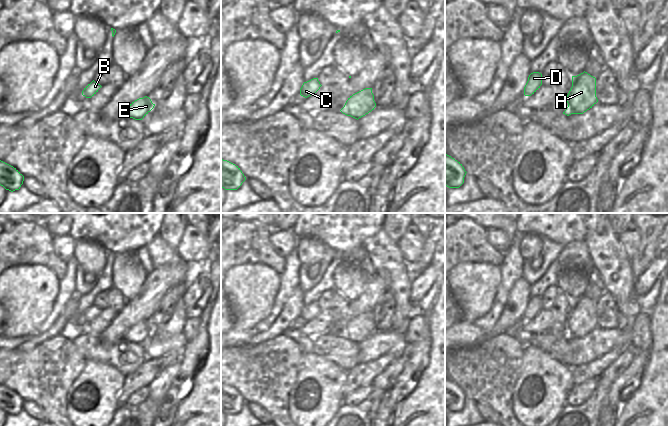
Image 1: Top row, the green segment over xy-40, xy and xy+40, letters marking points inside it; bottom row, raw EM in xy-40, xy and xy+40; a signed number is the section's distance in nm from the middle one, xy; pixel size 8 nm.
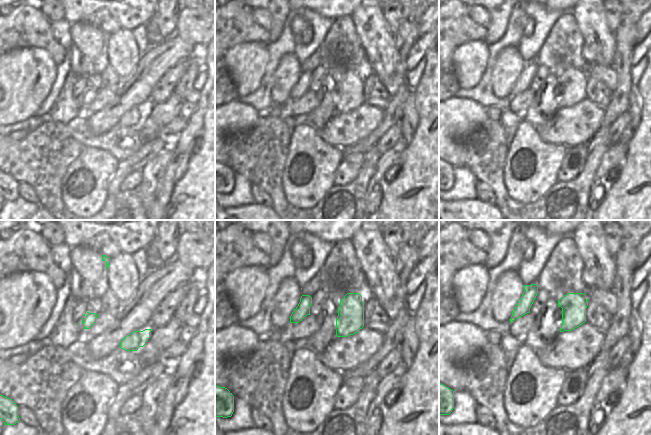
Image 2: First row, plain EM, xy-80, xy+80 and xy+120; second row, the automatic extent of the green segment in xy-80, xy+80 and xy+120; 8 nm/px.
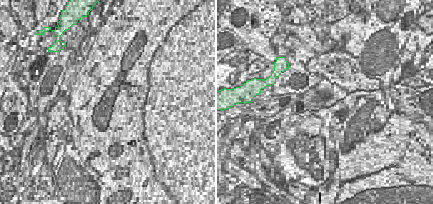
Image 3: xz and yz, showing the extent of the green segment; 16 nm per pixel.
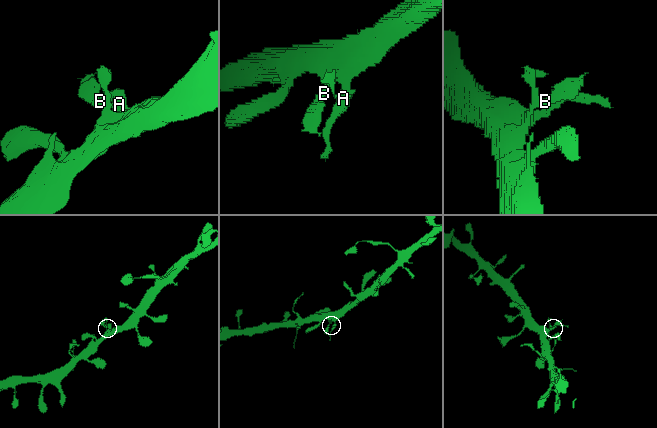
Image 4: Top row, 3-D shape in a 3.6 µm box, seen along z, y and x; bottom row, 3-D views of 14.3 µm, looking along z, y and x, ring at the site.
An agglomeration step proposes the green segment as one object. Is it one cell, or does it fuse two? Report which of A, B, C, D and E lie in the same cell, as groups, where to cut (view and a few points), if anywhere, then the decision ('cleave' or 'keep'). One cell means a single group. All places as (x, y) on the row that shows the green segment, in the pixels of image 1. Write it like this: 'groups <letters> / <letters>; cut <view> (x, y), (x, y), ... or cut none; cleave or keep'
groups A B C D E; cut none; keep

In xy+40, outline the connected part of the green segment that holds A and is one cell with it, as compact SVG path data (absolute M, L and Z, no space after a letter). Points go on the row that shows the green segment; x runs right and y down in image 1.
M583 72L572 76L572 87L566 97L568 107L563 114L583 114L592 108L597 102L596 78Z

